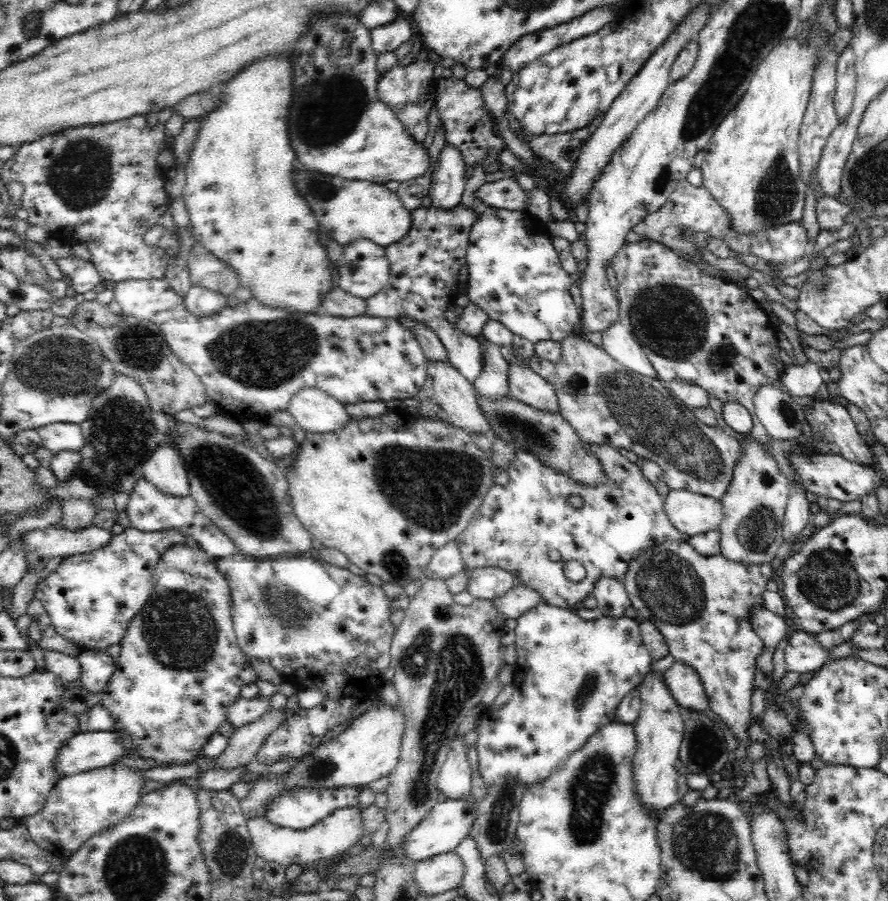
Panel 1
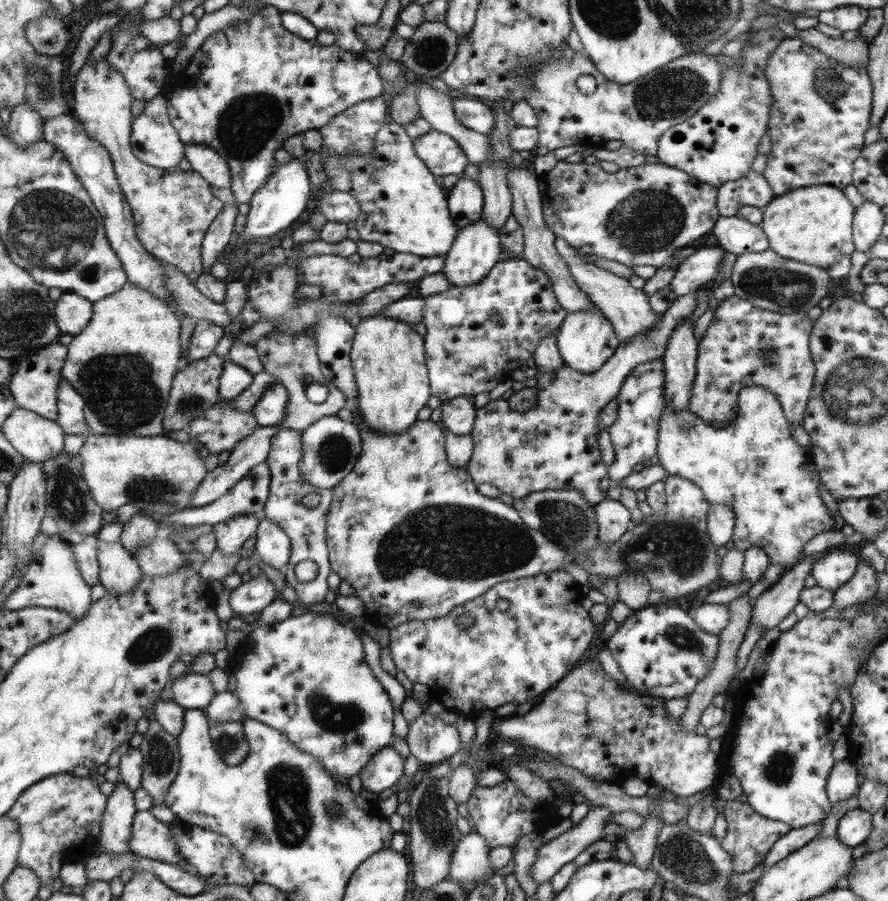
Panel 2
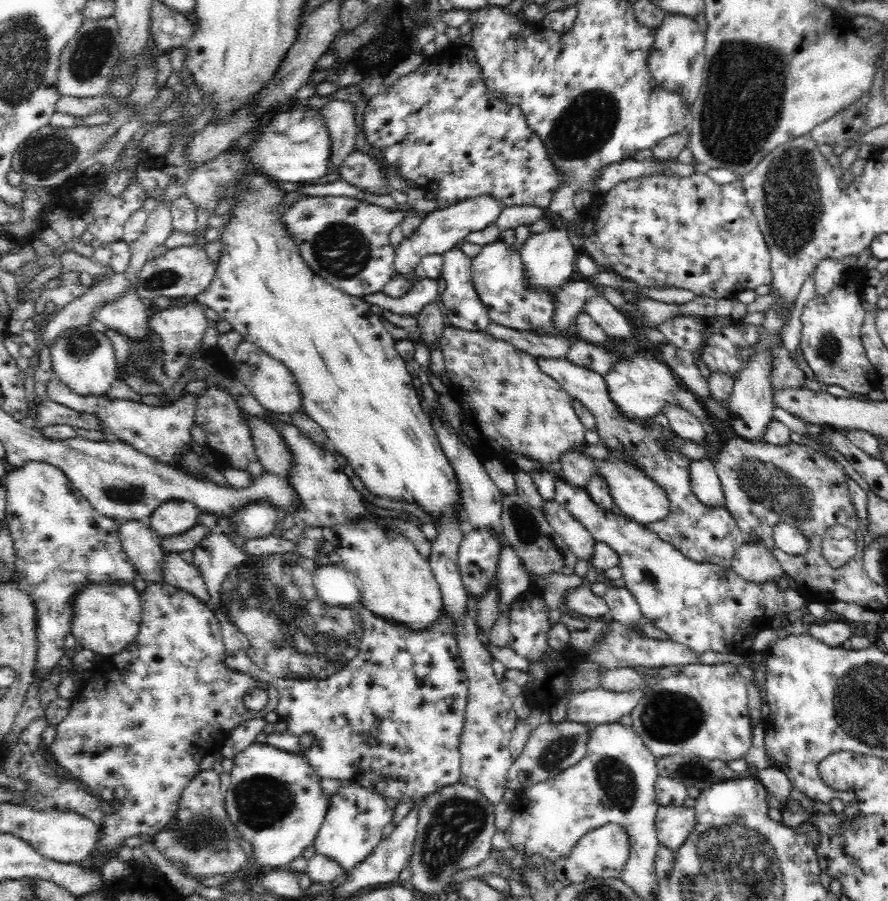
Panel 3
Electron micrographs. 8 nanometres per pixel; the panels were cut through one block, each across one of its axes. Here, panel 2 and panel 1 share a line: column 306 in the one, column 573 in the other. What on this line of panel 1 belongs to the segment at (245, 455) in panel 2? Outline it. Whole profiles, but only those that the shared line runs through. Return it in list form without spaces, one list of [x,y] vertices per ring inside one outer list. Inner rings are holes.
[[[577,333],[561,340],[561,355],[555,365],[546,359],[541,359],[535,352],[532,353],[531,357],[528,359],[528,364],[538,376],[541,376],[544,380],[549,381],[549,383],[553,385],[557,393],[559,413],[570,425],[572,425],[572,427],[574,427],[574,429],[576,429],[576,433],[578,433],[578,436],[583,441],[598,445],[606,444],[618,449],[626,448],[626,450],[634,451],[639,457],[639,461],[644,459],[655,462],[664,473],[662,474],[661,482],[666,483],[669,489],[681,489],[682,491],[697,493],[698,495],[710,497],[714,500],[721,500],[726,492],[728,492],[728,488],[733,482],[734,471],[737,470],[737,465],[742,459],[741,445],[734,437],[728,436],[718,424],[712,427],[706,426],[706,424],[700,422],[700,420],[694,416],[691,409],[689,409],[678,397],[670,394],[671,390],[658,377],[646,377],[634,371],[629,372],[622,364],[616,362],[616,360],[614,360],[602,347],[594,345],[590,341],[584,339],[584,337],[577,335]]]

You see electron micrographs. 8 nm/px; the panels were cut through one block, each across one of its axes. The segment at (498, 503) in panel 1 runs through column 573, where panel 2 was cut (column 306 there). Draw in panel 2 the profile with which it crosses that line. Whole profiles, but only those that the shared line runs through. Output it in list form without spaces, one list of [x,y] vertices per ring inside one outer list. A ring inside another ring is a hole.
[[[280,429],[272,437],[272,448],[268,453],[267,464],[271,468],[272,480],[269,487],[269,498],[266,507],[263,509],[263,515],[270,518],[291,541],[291,554],[288,565],[284,569],[287,582],[294,587],[296,595],[302,605],[322,603],[328,592],[326,580],[332,580],[328,576],[331,571],[328,558],[329,546],[327,545],[327,513],[333,502],[333,493],[331,490],[324,490],[312,487],[308,480],[301,476],[300,460],[302,459],[302,432],[294,429]],[[308,494],[320,495],[320,505],[316,508],[306,508],[302,500]],[[302,560],[312,560],[318,566],[318,574],[315,579],[308,582],[298,582],[294,574],[294,566]]]

